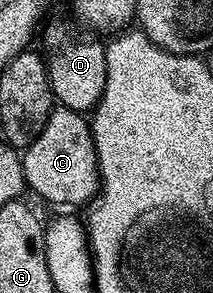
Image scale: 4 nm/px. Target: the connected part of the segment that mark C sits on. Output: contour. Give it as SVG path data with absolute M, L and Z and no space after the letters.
M67 106L52 110L45 128L33 144L26 146L21 157L30 193L40 194L47 202L86 207L101 189L99 157L91 135L91 123L78 110L70 110Z

